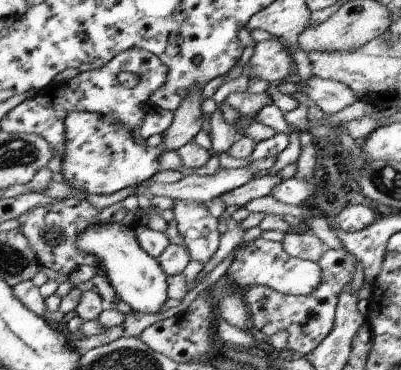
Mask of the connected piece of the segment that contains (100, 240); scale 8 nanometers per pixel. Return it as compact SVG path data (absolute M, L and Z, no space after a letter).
M119 223L94 224L78 232L74 243L81 252L96 258L97 270L104 272L116 298L128 304L131 311L151 313L157 312L157 309L163 306L167 298L167 276L156 259L139 246L133 228Z

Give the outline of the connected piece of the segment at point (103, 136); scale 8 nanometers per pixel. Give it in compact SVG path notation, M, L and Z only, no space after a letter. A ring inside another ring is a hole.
M69 111L64 118L64 147L60 160L60 173L65 183L74 190L88 195L110 195L125 187L135 187L159 171L157 155L162 147L145 148L135 144L131 132L123 123L109 115L87 111Z

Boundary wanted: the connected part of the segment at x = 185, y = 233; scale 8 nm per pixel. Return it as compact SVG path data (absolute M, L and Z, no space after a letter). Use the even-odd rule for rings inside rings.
M175 199L171 210L177 232L183 239L191 260L205 264L219 244L218 219L207 213L205 205L195 201Z

